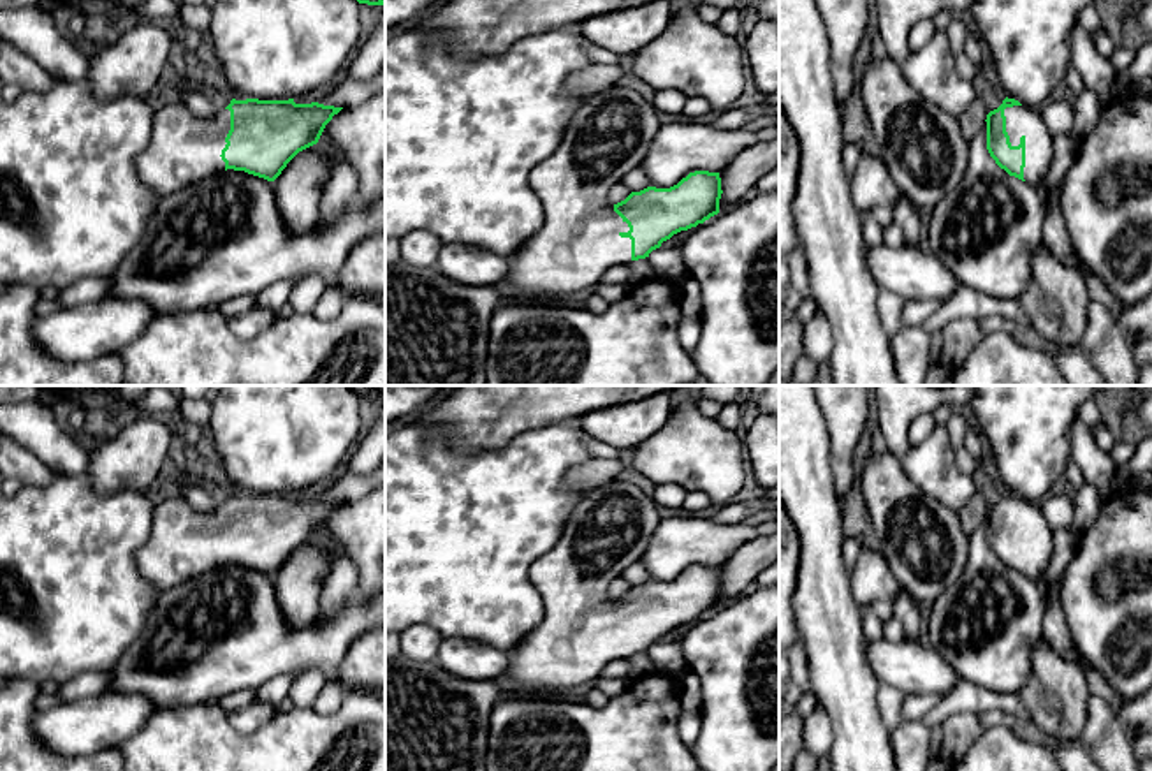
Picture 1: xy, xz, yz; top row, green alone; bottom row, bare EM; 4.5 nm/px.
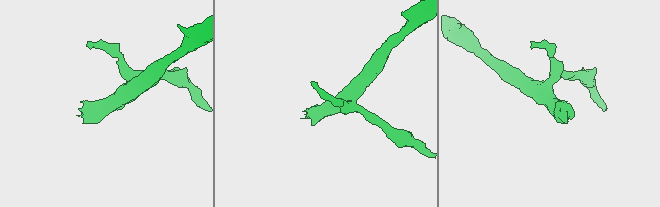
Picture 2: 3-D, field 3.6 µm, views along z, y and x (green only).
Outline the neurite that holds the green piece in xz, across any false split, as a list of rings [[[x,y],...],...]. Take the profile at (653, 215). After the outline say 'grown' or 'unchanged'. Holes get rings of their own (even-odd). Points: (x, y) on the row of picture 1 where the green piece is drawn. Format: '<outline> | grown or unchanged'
[[[614,84],[586,99],[575,111],[558,150],[535,165],[529,174],[529,185],[542,201],[545,220],[529,241],[508,257],[508,273],[494,285],[499,289],[501,283],[507,283],[512,289],[512,297],[503,297],[505,301],[573,296],[577,290],[596,287],[605,271],[649,257],[653,250],[660,248],[674,234],[696,227],[719,213],[721,178],[719,173],[709,171],[689,173],[670,188],[647,187],[640,192],[631,192],[617,204],[610,201],[610,190],[642,165],[660,127],[660,113],[653,102],[631,88]]] | grown

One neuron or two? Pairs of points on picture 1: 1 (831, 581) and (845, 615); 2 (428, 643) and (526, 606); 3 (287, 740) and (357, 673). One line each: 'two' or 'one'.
1: one
2: two
3: two

